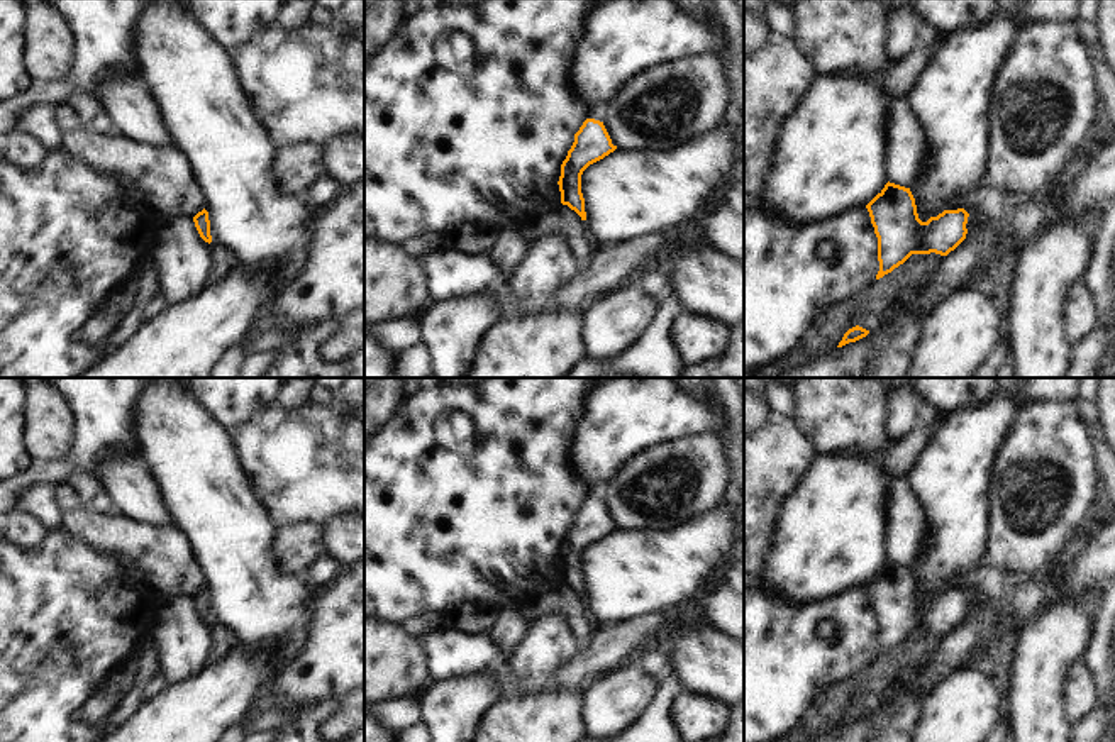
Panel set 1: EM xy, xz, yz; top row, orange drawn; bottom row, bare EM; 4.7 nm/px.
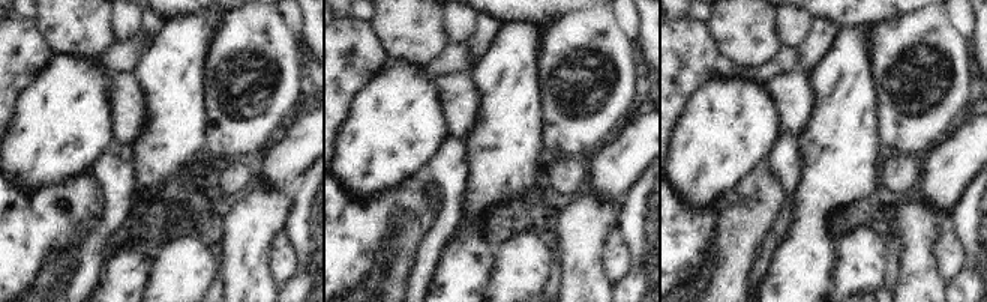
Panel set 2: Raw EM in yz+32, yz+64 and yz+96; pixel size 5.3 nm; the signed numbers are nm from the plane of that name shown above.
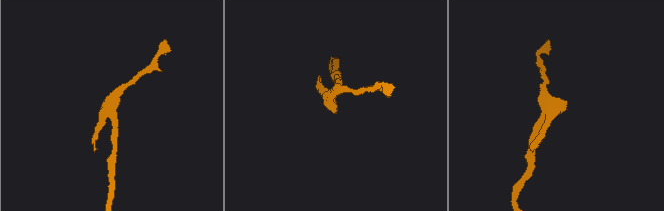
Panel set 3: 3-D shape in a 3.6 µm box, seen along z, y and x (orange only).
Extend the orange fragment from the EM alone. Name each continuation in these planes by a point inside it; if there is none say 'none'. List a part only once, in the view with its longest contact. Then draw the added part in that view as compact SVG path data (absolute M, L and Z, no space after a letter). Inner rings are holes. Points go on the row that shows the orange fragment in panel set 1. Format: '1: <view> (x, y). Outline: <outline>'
none

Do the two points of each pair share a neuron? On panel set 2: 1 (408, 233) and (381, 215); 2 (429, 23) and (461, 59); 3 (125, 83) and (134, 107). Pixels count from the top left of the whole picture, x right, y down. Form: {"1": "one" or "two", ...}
{"1": "two", "2": "two", "3": "one"}

